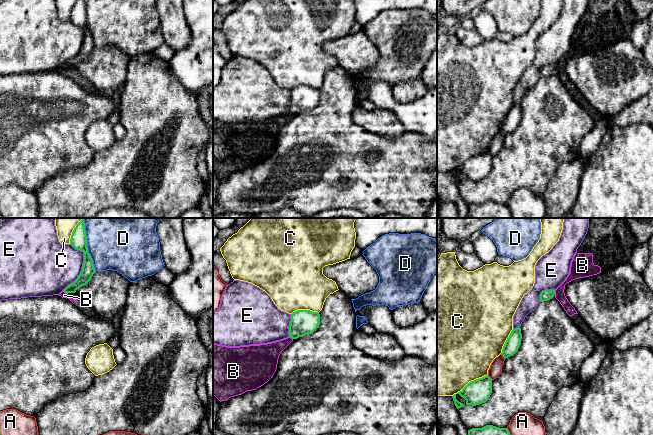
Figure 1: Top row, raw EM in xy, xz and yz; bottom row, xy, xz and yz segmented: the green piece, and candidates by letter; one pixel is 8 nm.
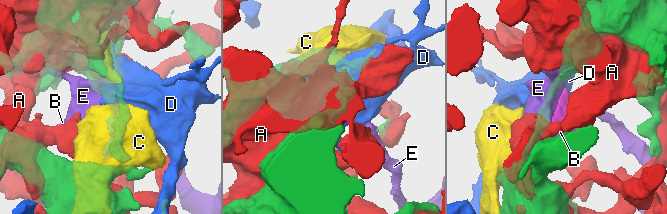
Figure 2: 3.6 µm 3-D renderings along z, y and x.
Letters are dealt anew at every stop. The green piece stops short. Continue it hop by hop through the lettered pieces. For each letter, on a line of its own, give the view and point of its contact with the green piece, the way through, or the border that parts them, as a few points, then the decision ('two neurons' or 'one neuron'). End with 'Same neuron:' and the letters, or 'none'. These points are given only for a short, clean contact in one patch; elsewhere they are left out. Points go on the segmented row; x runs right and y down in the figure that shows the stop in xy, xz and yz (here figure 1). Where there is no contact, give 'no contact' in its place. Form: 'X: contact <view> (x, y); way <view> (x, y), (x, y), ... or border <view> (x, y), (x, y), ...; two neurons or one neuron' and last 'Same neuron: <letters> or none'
A: contact yz (503, 356); two neurons
B: contact xy (65, 292); border xy (63, 290), (67, 293); two neurons
C: contact yz (469, 382); two neurons
D: contact xy (86, 245); two neurons
E: contact xy (83, 265); two neurons
Same neuron: none

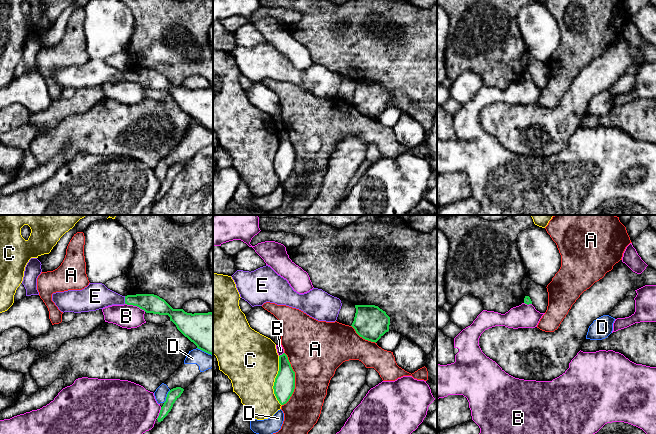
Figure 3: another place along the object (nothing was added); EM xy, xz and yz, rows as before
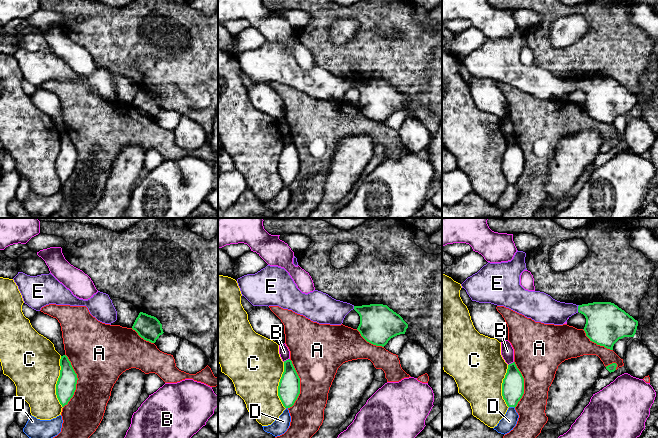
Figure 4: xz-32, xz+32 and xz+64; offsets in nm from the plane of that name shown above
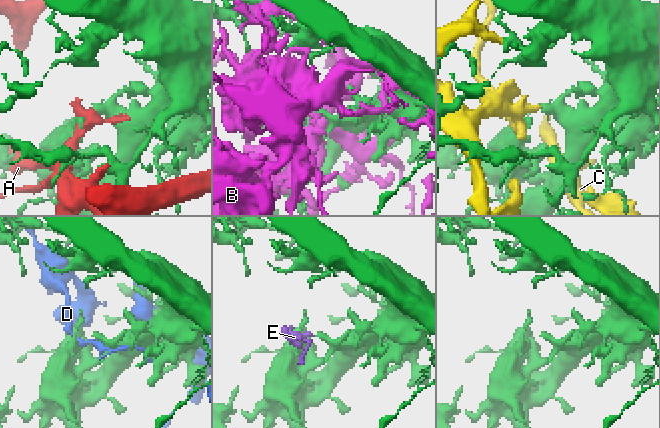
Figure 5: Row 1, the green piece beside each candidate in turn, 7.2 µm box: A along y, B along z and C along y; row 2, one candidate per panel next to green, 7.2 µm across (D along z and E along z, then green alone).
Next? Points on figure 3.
A: contact xz (294, 379); two neurons
B: contact xy (135, 305); two neurons
C: contact xz (275, 381); two neurons
D: contact xy (167, 396); two neurons
E: contact xy (125, 300); way xy (150, 303), (141, 300), (125, 300), (95, 296); one neuron
Same neuron: E

